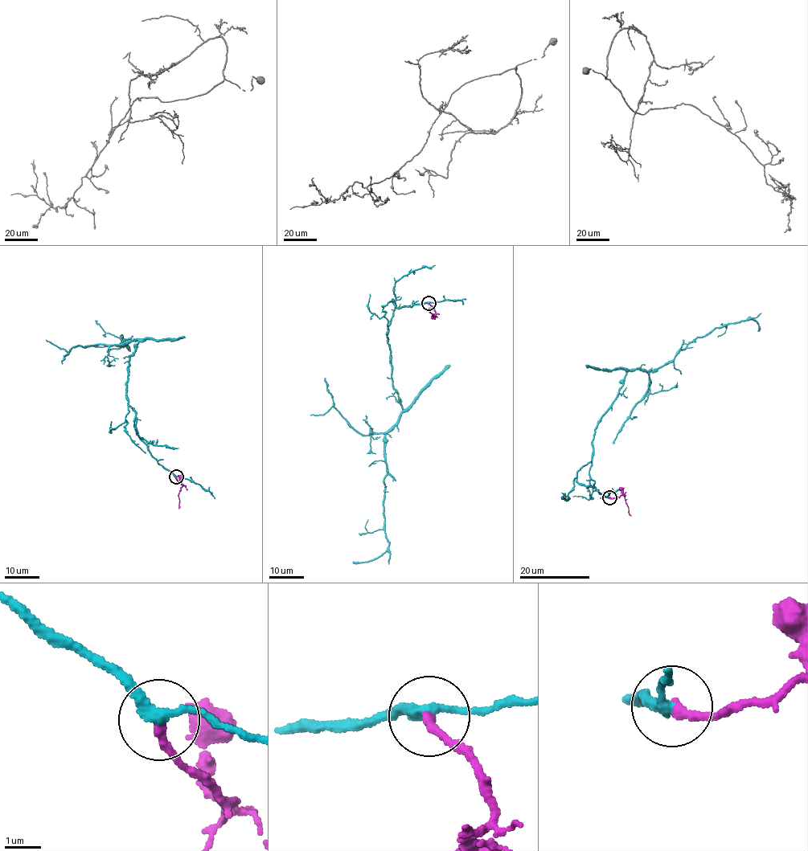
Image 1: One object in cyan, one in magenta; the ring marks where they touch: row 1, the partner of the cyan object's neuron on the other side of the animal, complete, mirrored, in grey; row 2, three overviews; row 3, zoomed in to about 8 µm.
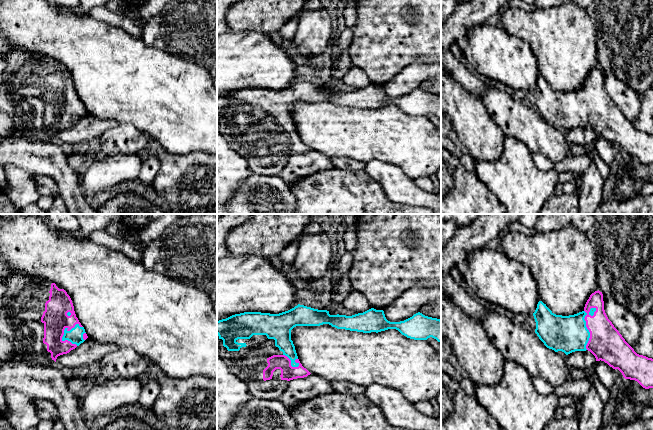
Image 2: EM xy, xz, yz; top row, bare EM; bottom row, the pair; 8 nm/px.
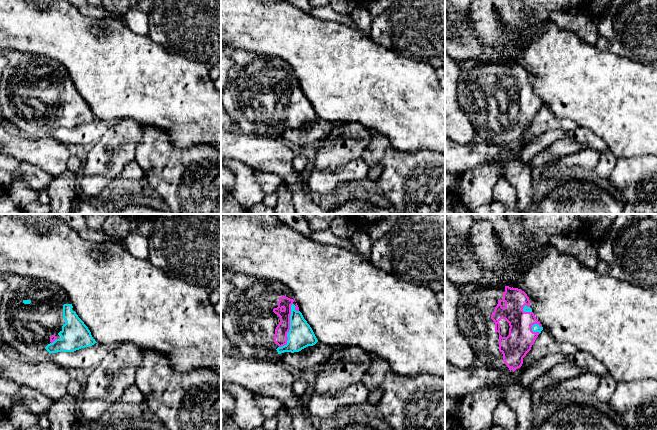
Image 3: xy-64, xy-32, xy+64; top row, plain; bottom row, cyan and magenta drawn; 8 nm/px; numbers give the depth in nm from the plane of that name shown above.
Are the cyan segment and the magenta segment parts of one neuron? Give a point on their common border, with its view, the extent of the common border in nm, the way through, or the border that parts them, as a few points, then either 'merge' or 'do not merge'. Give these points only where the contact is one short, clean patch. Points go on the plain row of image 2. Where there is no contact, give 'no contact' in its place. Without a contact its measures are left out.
yz (586, 103) | 360 nm | merge

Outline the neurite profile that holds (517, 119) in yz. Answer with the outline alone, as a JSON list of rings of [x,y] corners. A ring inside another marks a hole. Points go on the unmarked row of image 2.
[[[486,84],[484,91],[477,94],[477,97],[482,101],[495,123],[501,128],[504,136],[514,137],[521,141],[531,153],[541,154],[553,164],[574,154],[575,147],[570,144],[567,135],[561,133],[554,126],[547,124],[537,110],[528,103],[514,99],[503,89],[490,87]]]

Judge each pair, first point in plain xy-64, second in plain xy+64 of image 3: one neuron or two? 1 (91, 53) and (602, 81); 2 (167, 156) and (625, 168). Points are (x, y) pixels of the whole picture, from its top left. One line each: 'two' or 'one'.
1: one
2: one

